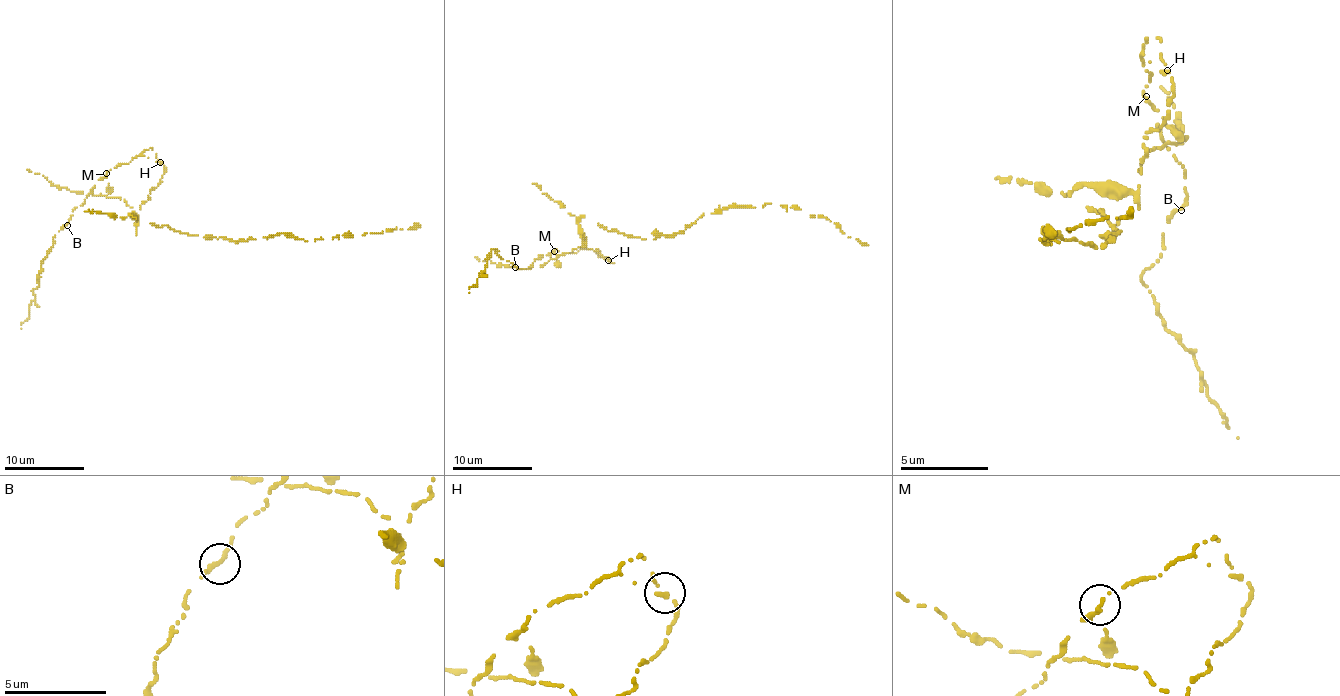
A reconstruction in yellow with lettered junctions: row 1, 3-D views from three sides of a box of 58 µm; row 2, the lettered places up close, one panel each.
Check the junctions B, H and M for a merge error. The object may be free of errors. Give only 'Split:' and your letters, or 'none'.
Split: H

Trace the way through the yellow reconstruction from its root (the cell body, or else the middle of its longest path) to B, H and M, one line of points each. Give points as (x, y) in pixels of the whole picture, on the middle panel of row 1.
B: (590, 249), (612, 263), (592, 249), (556, 249), (550, 255), (556, 263), (536, 259), (525, 269), (515, 267)
H: (590, 249), (596, 249), (608, 261)
M: (590, 249), (596, 249), (612, 263), (592, 249), (580, 249), (576, 253), (554, 251)

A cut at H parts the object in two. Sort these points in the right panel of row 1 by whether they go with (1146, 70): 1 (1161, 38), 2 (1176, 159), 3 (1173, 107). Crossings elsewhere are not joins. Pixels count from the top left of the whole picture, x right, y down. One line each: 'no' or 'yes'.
1: no
2: yes
3: no

